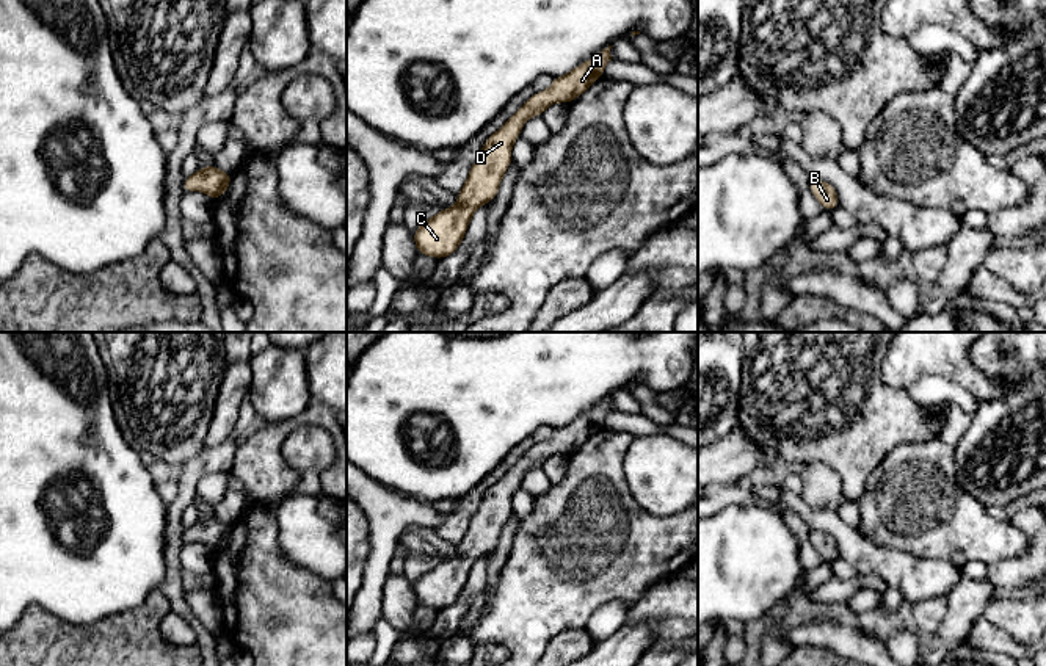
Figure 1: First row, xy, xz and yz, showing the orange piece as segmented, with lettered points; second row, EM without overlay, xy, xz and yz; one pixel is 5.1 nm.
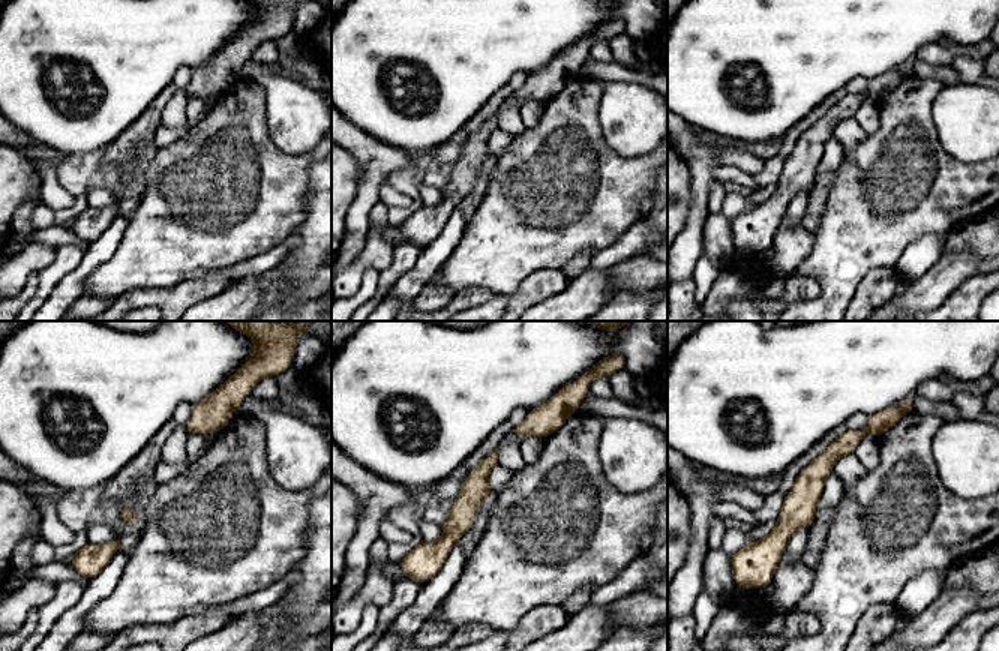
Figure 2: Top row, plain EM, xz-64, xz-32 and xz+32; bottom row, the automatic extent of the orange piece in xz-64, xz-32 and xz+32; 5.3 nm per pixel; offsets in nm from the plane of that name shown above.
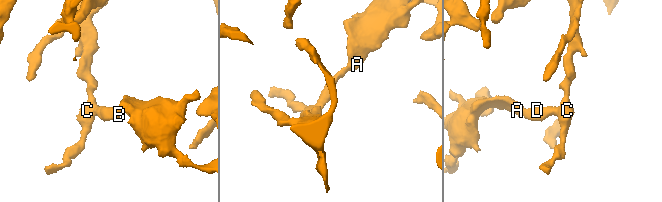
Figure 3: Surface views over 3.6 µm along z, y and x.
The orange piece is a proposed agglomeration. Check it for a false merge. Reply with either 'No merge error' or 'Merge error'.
No merge error

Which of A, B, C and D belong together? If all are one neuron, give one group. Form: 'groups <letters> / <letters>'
groups A B C D

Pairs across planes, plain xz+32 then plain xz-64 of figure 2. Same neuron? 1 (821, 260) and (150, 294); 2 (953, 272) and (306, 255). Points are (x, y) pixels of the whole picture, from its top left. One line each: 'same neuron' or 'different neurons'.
1: different neurons
2: different neurons

